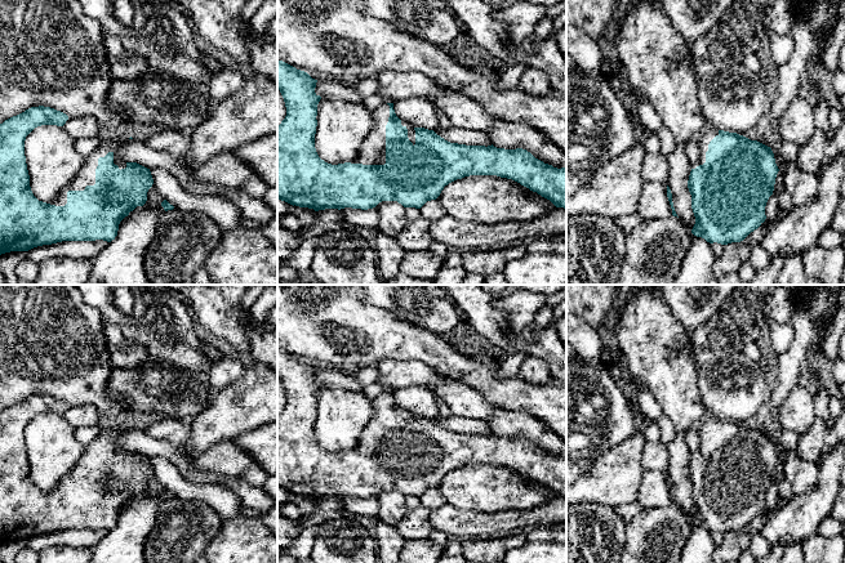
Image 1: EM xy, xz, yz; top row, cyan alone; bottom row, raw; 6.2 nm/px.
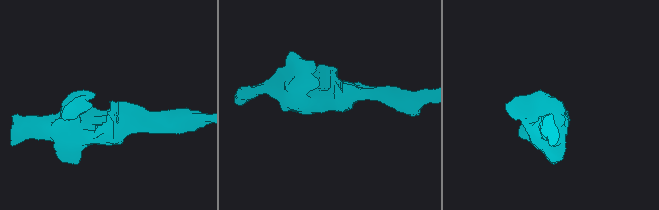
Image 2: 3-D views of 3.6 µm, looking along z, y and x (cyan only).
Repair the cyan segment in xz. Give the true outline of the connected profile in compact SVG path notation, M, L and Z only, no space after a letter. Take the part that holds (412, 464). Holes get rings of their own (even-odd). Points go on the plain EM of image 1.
M277 348L277 377L280 379L286 405L277 415L277 487L299 496L313 497L361 497L375 496L382 490L397 490L404 496L421 497L427 490L436 488L445 474L470 464L497 464L512 468L521 474L550 488L556 496L566 497L566 456L553 456L535 447L522 437L504 438L492 434L466 434L450 432L433 419L414 416L401 410L393 398L393 392L381 393L372 401L374 414L363 429L357 444L344 452L332 453L321 448L315 437L317 415L317 393L321 388L315 381L317 368L307 361Z

